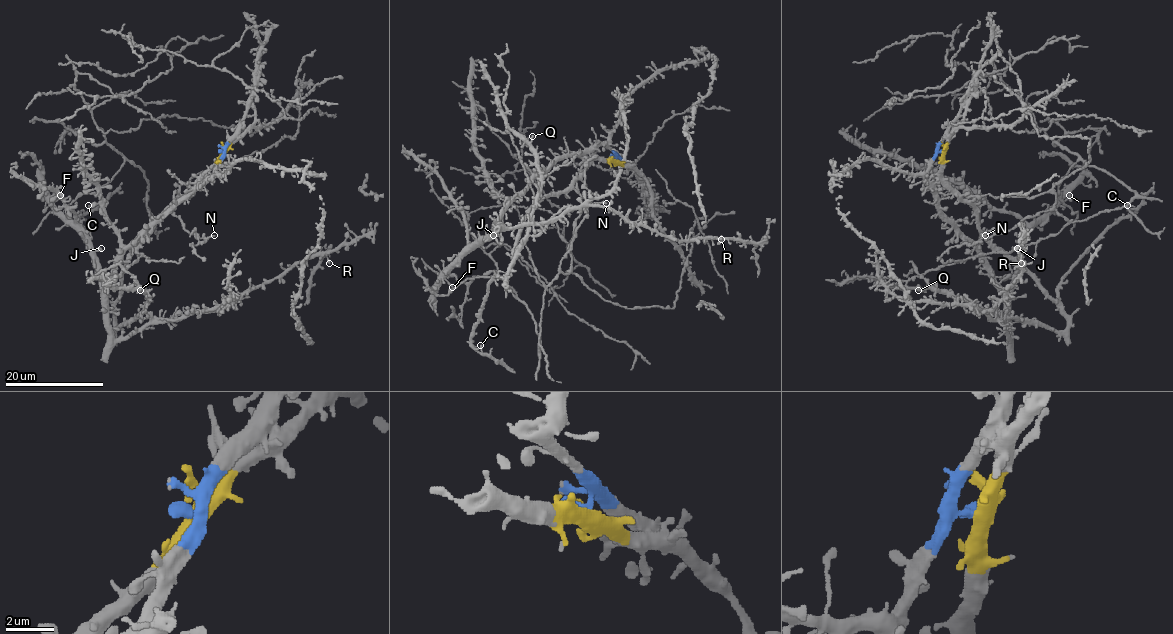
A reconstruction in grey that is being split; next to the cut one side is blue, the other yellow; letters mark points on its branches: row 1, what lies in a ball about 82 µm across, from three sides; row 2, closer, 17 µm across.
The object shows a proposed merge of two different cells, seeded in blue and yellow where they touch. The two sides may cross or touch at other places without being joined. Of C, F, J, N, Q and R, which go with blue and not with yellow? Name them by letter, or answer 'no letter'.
F, J, R

